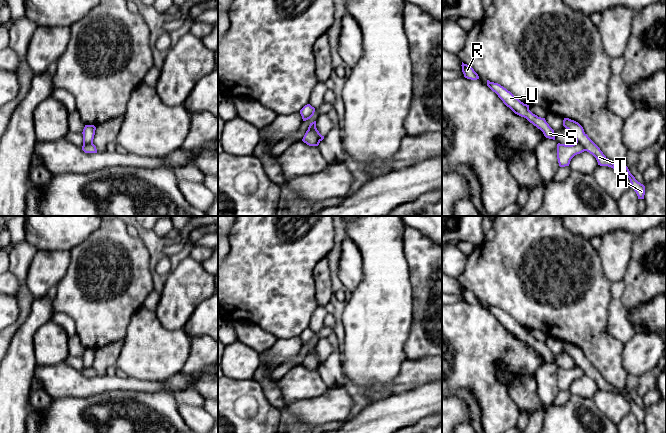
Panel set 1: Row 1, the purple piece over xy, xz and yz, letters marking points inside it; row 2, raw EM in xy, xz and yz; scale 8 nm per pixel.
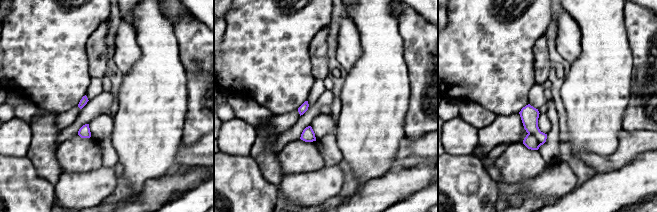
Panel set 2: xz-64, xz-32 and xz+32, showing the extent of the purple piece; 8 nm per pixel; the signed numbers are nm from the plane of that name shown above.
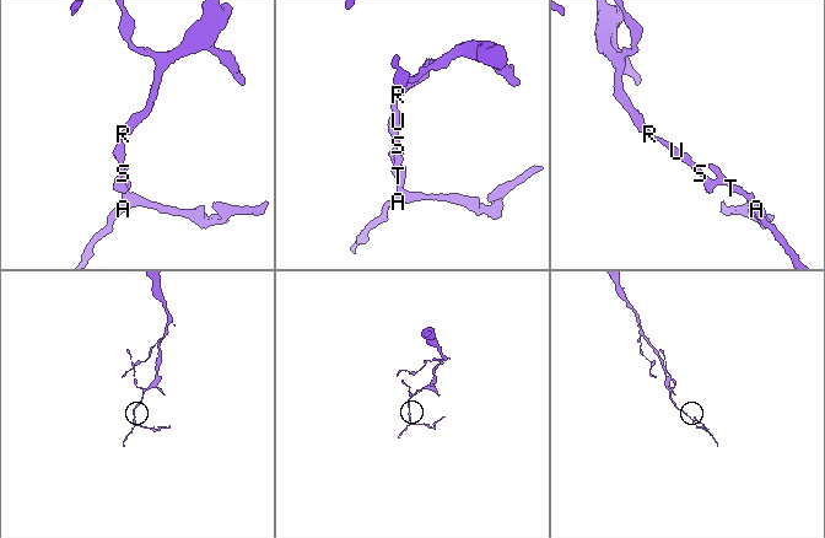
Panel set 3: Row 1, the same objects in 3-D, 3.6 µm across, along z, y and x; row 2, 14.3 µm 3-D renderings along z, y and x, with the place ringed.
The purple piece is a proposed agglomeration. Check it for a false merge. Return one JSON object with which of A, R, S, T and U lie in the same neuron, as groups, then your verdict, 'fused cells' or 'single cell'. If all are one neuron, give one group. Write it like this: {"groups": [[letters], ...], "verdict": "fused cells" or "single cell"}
{"groups": [["A", "T"], ["R", "S", "U"]], "verdict": "fused cells"}

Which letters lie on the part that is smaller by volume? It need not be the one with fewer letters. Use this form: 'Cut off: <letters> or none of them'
Cut off: A, T

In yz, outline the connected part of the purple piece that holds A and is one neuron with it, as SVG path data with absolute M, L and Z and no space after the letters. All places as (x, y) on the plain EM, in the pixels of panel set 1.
M564 342L563 350L568 353L575 361L576 366L581 368L587 376L592 378L600 390L608 390L615 394L621 394L626 398L631 407L631 412L636 416L638 423L644 423L645 410L638 406L635 401L630 397L627 390L619 390L611 386L600 374L600 372L588 361L584 356L583 351L576 345L569 342Z

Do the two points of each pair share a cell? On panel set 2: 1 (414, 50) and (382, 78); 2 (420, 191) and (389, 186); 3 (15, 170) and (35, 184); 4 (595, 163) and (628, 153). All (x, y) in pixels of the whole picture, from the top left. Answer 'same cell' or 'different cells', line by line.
1: different cells
2: same cell
3: same cell
4: same cell

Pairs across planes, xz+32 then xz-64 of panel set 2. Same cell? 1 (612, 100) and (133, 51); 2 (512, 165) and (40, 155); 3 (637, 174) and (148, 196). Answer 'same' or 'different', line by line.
1: different
2: different
3: same

